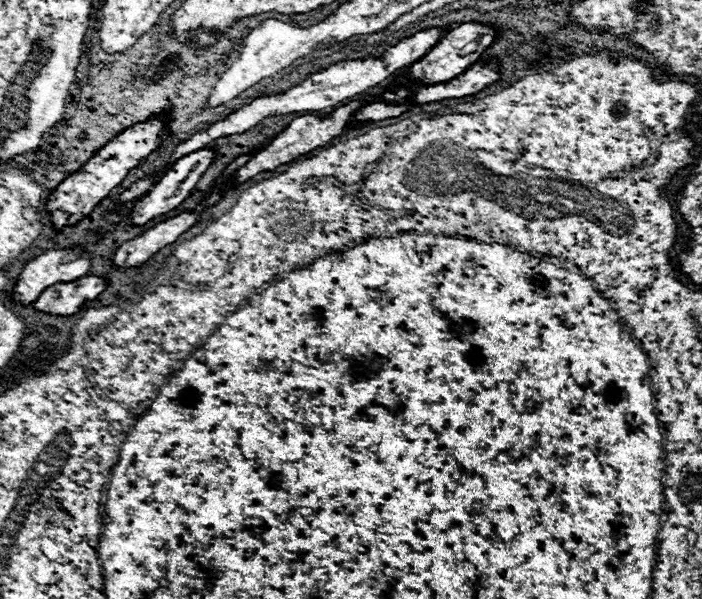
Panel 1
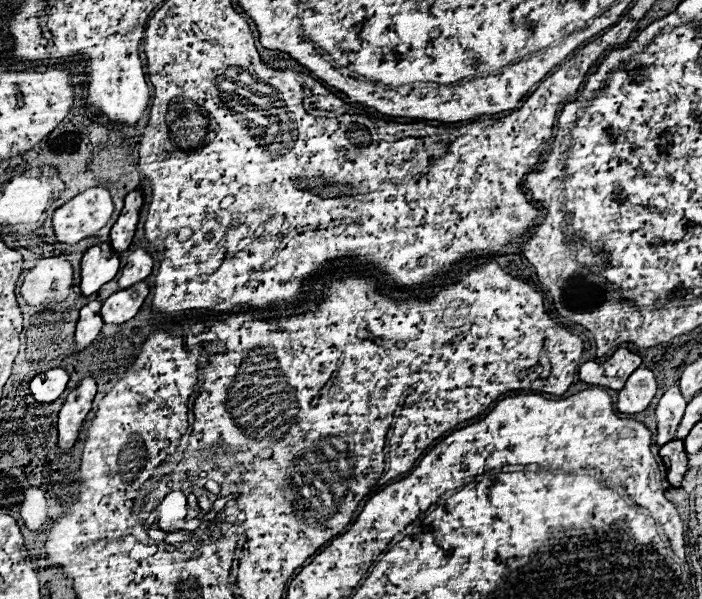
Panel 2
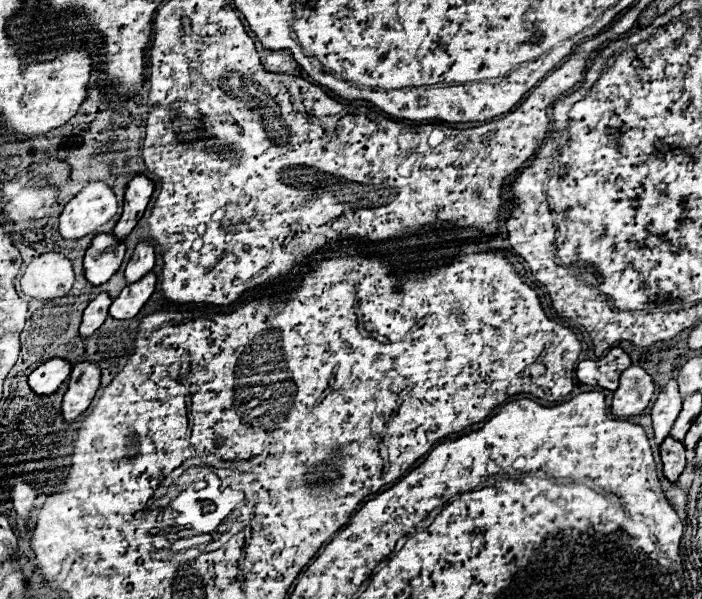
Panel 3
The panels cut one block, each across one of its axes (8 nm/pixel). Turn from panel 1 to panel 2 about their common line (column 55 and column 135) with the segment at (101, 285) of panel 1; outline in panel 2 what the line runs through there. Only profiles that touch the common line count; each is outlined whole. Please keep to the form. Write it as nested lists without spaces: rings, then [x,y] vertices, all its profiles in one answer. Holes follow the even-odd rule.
[[[138,282],[136,286],[118,290],[102,304],[100,316],[106,324],[124,324],[138,314],[146,296],[148,296],[146,282]]]

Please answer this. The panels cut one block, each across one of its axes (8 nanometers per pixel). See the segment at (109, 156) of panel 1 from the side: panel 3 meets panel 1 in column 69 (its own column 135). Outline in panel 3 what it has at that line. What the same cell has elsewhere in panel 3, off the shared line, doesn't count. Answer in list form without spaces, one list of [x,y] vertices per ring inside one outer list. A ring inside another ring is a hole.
[[[136,176],[128,182],[126,196],[124,196],[124,212],[112,230],[112,234],[116,238],[126,240],[126,236],[136,226],[136,222],[142,218],[148,202],[150,202],[152,192],[154,192],[154,182],[148,180],[146,176]]]

